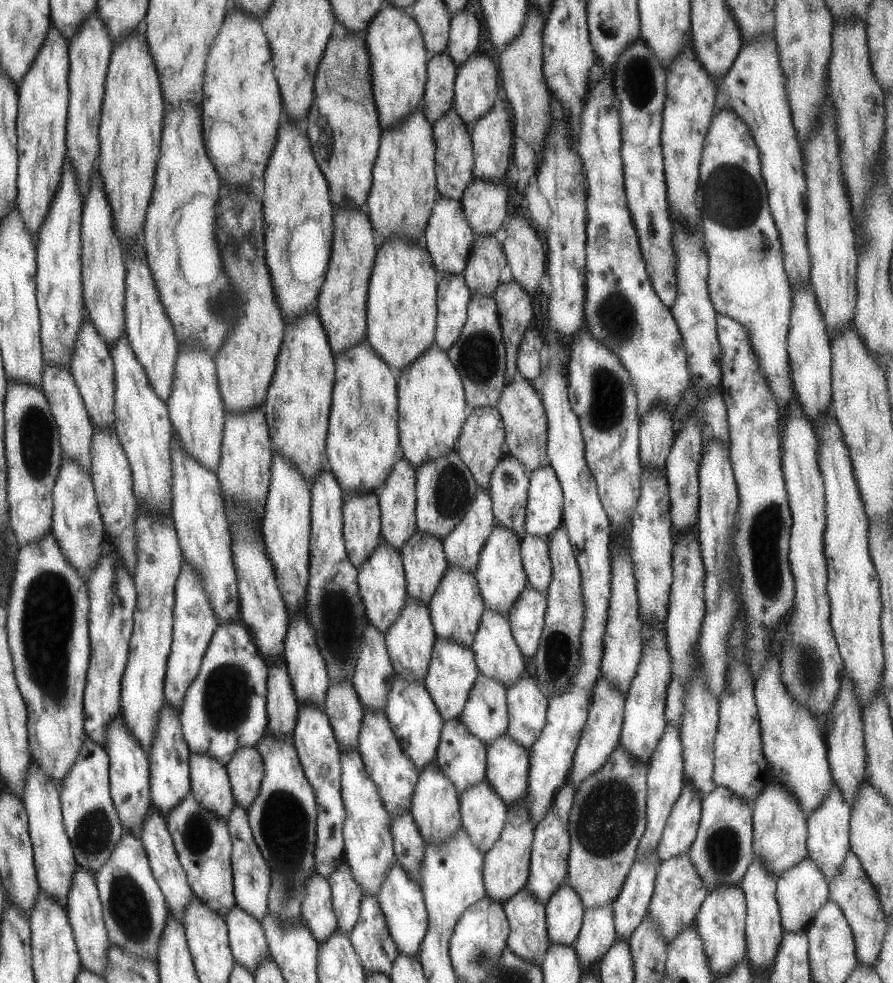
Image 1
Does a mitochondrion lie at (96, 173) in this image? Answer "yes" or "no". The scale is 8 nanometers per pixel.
no

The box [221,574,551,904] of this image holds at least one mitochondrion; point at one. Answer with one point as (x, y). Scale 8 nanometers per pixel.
(339, 609)

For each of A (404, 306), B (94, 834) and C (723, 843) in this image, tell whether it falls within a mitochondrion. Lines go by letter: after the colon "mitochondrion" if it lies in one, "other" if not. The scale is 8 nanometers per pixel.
A: other
B: mitochondrion
C: mitochondrion

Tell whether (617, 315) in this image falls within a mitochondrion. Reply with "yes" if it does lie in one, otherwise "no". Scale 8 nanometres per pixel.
yes

